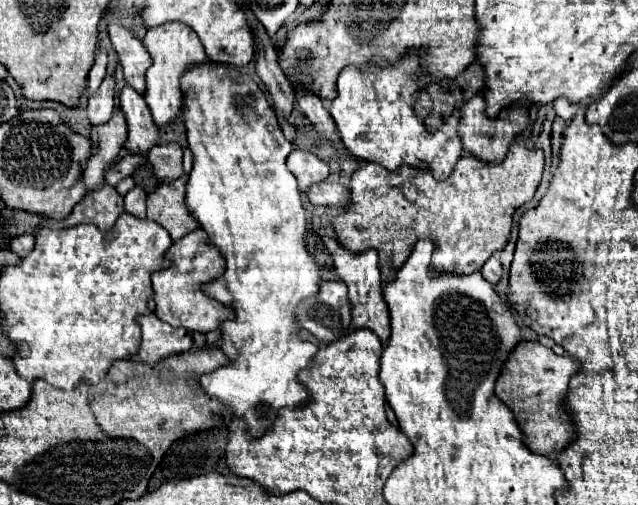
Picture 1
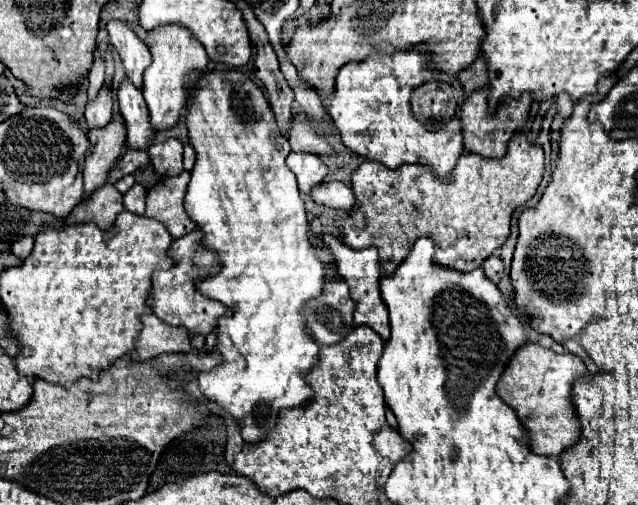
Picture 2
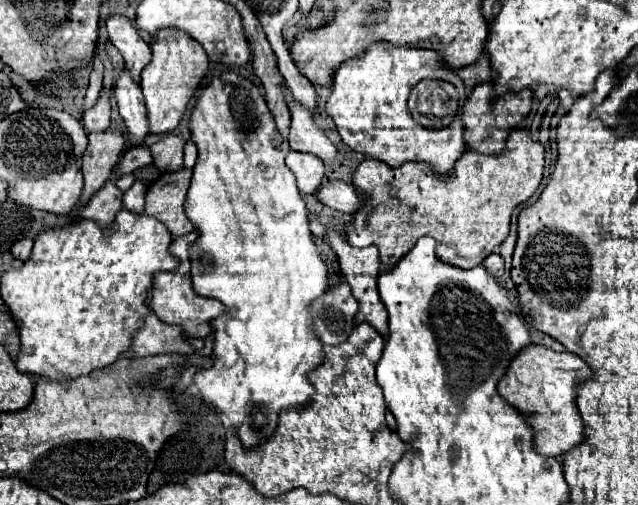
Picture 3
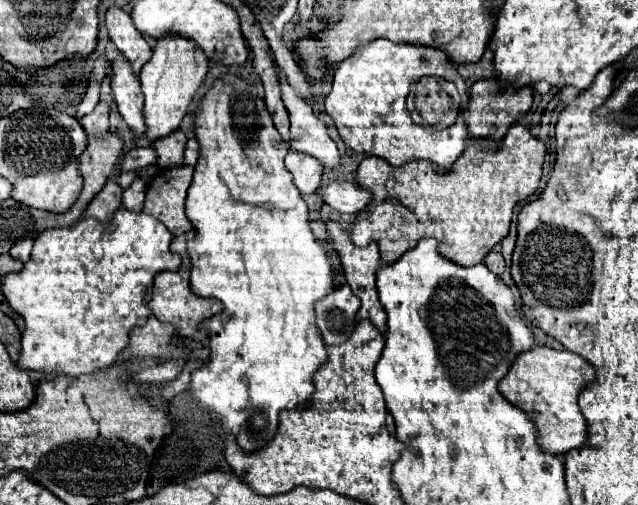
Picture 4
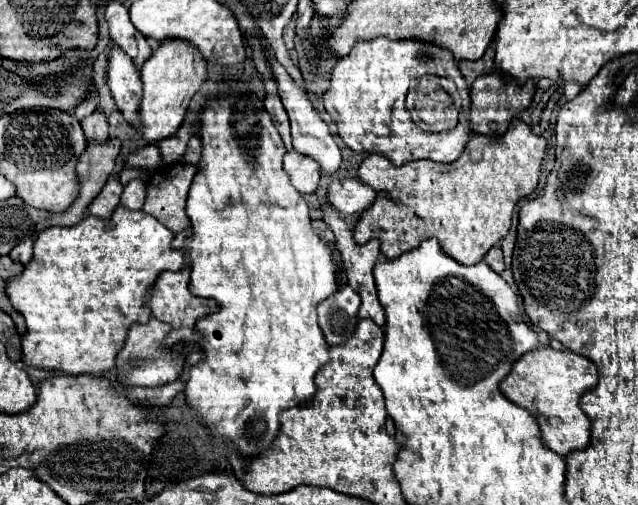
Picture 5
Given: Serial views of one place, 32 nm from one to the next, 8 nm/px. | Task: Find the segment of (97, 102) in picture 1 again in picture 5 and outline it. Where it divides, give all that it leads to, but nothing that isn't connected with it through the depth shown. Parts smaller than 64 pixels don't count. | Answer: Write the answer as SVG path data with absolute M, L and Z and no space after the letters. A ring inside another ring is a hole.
M94 112L92 116L82 120L82 130L88 142L106 142L108 140L108 122L102 112Z

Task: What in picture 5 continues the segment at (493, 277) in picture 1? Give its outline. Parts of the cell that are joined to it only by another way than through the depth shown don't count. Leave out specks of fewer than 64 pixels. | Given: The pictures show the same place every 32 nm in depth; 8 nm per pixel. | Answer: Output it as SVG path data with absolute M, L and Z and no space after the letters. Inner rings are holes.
M498 246L490 248L490 250L486 252L484 260L486 260L486 264L490 264L490 268L494 268L496 272L502 272L502 270L504 270L504 258L502 258L502 250L500 250Z

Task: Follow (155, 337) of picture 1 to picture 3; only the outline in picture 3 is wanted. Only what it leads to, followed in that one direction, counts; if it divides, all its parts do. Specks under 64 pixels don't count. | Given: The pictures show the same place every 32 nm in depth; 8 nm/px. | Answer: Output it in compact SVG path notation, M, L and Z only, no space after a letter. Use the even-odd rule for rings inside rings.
M154 314L144 318L146 324L136 330L132 346L122 356L126 358L144 358L160 354L191 355L194 350L186 344L186 338L180 328L160 322Z

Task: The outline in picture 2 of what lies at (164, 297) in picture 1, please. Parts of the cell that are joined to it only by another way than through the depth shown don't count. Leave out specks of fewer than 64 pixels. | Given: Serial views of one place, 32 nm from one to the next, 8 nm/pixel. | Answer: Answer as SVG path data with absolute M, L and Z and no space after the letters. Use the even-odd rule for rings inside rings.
M194 230L182 238L172 240L172 246L168 248L170 258L176 260L176 266L170 270L162 270L162 272L154 272L152 276L152 284L154 284L154 306L152 312L162 320L162 322L178 322L182 324L190 334L202 334L208 336L210 332L214 332L216 328L216 320L224 314L228 314L230 310L220 304L218 300L206 298L202 296L196 288L194 282L196 278L204 276L204 270L194 270L194 260L206 260L206 274L212 274L214 268L218 268L216 256L204 248L198 248L198 242L202 240L202 232Z

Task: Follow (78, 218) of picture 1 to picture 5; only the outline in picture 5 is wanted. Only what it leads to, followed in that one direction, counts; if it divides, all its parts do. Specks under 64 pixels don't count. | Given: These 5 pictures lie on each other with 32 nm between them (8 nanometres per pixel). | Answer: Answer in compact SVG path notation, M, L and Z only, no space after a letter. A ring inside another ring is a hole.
M110 176L108 182L104 184L102 192L94 198L94 202L88 206L88 214L92 216L100 216L100 218L110 218L114 208L120 202L120 194L122 194L122 184L116 176Z

